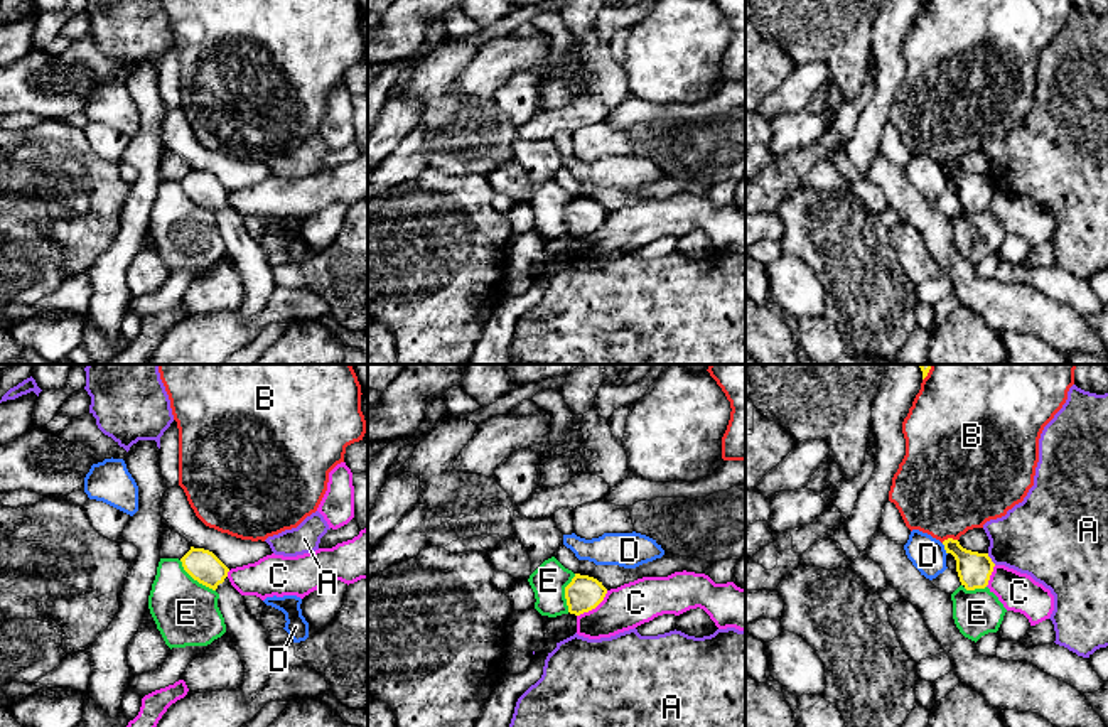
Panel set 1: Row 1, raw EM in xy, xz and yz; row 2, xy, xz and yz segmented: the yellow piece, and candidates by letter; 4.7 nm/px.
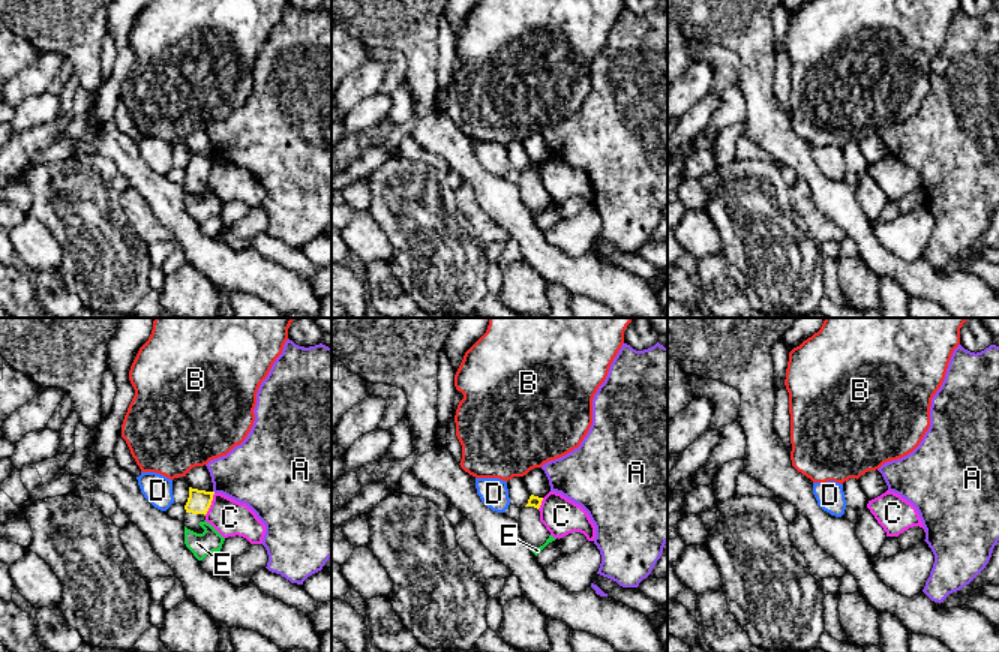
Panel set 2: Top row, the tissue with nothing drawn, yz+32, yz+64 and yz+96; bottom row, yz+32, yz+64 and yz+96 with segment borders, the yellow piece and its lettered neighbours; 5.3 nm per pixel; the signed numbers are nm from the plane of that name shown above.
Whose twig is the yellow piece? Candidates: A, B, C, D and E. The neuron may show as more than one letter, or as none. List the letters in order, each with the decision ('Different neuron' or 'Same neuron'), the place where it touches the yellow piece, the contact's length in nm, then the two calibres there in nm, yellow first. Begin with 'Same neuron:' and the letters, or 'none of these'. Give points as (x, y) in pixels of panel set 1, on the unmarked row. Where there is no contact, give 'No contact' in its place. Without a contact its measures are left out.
Same neuron: none of these
A: Different neuron. Touches yellow at yz (990, 181). Shared border 70 nm. Thickness 160 nm (yellow) against 360 nm
B: Different neuron. Touches yellow at yz (948, 161). Shared border 80 nm. Thickness 160 nm (yellow) against 480 nm
C: Different neuron. Touches yellow at xz (594, 230). Shared border 200 nm. Thickness 170 nm (yellow) against 200 nm
D: Different neuron. Touches yellow at yz (945, 171). Shared border 60 nm. Thickness 160 nm (yellow) against 170 nm
E: Different neuron. Touches yellow at xy (196, 201). Shared border 220 nm. Thickness 160 nm (yellow) against 300 nm

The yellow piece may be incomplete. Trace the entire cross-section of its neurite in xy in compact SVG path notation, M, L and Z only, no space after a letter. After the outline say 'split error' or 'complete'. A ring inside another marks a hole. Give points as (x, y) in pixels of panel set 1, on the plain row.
M191 169L180 184L194 202L219 216L218 229L224 240L226 255L245 288L241 312L245 322L251 326L277 287L266 251L248 234L245 219L228 201L229 191L212 174Z | split error

